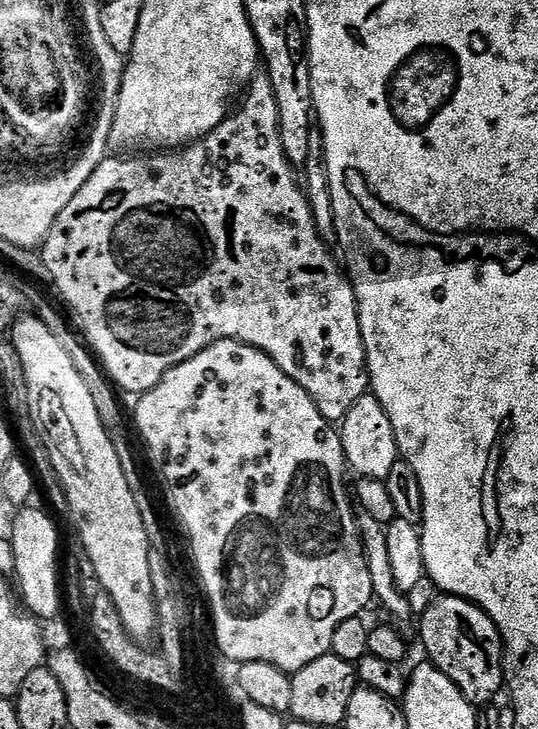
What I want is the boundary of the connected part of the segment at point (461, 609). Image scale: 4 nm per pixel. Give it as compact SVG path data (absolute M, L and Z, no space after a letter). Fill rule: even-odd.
M447 594L437 595L435 602L426 610L424 616L419 617L420 640L428 651L427 659L435 664L442 674L446 674L458 686L458 690L474 706L481 706L487 700L492 700L500 692L500 687L505 687L504 678L504 642L500 639L500 632L496 624L478 607L477 604L463 600L460 596Z

